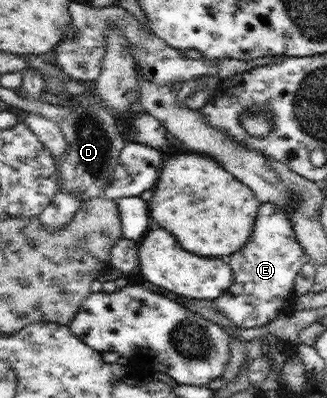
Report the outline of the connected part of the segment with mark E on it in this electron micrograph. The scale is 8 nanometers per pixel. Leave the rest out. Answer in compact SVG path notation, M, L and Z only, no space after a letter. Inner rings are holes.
M262 203L250 238L230 258L229 266L234 277L232 284L213 302L236 327L263 327L275 321L279 315L292 312L296 297L293 293L295 277L310 260L296 240L293 224L286 211L279 209L274 203Z

